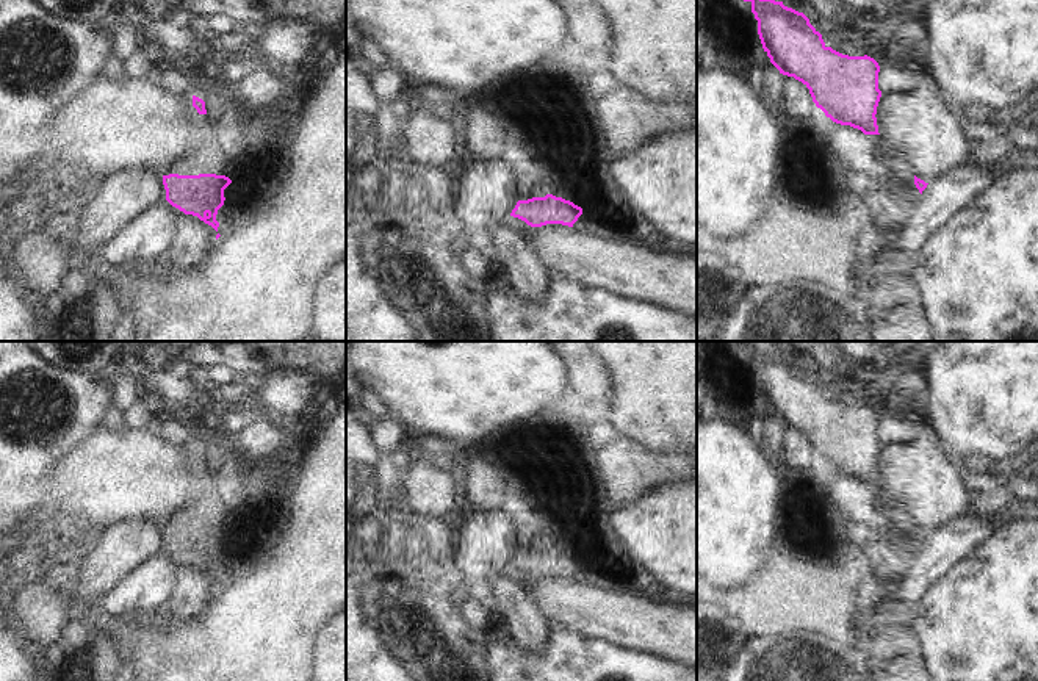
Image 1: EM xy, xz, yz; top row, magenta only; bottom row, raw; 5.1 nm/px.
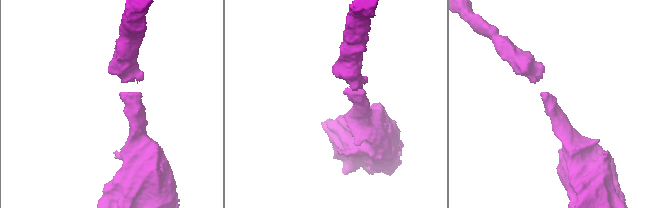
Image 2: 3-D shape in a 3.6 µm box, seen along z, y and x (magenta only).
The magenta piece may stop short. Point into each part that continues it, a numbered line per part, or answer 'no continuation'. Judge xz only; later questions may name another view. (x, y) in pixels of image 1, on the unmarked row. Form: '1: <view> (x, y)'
no continuation

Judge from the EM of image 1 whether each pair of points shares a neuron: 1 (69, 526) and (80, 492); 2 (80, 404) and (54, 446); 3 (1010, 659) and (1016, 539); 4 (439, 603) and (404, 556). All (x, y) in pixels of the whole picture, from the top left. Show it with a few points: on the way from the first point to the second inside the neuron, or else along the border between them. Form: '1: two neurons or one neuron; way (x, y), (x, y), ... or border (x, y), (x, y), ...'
1: two neurons; border (50, 500), (107, 528)
2: one neuron; way (71, 415), (71, 421), (57, 435)
3: one neuron; way (1010, 630), (1010, 620), (1016, 614), (1016, 569)
4: one neuron; way (428, 592), (420, 584), (420, 572), (415, 567)

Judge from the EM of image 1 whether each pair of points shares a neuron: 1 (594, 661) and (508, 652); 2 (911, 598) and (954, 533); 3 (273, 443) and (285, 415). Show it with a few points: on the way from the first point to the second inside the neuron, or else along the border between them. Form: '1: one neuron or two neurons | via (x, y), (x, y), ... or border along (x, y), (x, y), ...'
1: one neuron | via (572, 664), (529, 664)
2: one neuron | via (916, 583), (944, 548)
3: two neurons | border along (252, 412), (266, 412), (288, 428)

